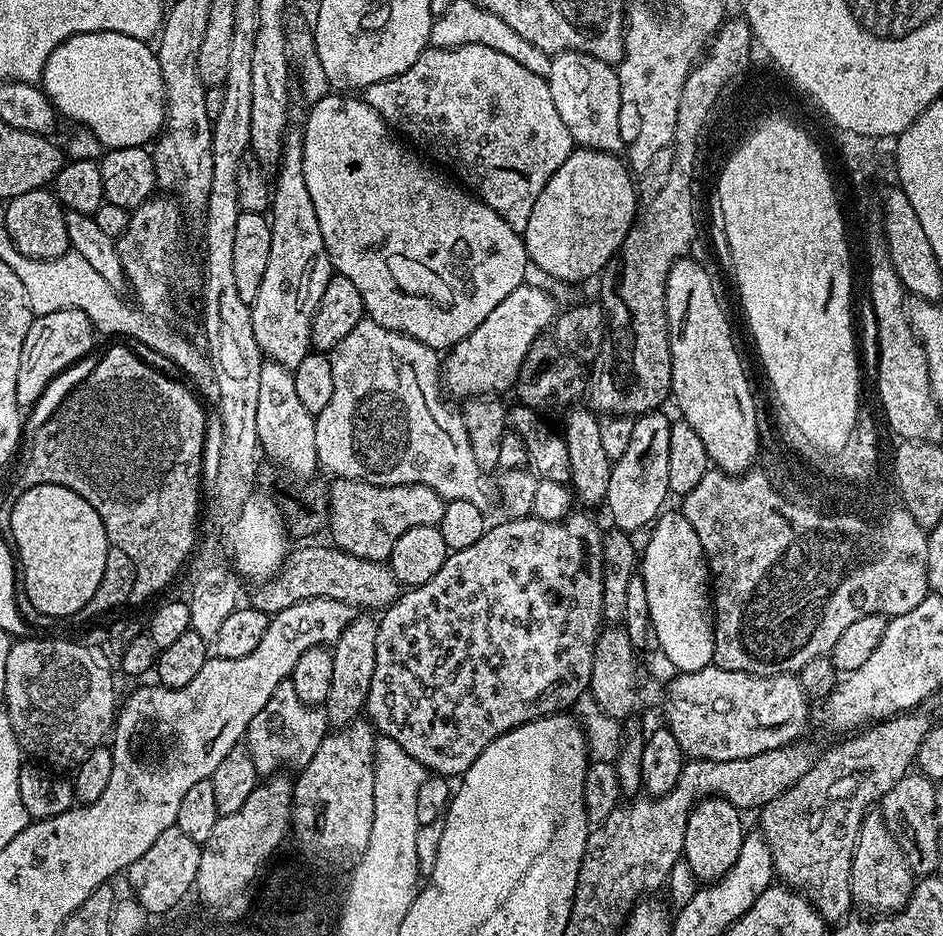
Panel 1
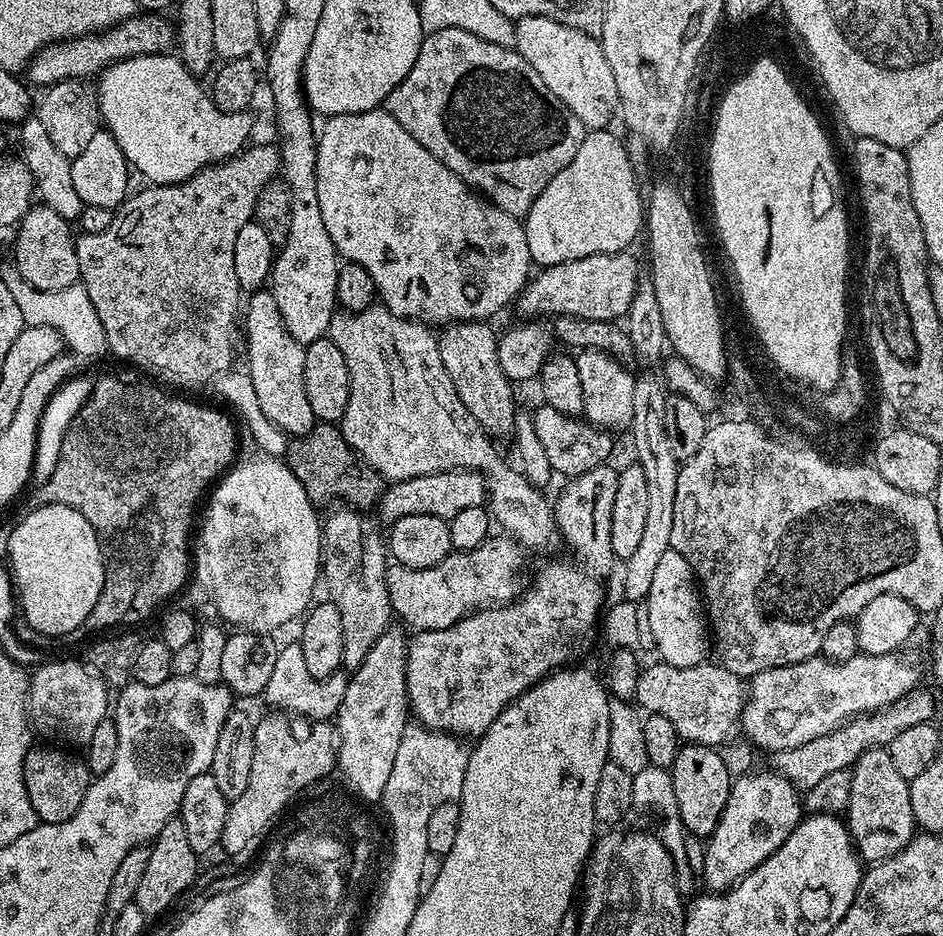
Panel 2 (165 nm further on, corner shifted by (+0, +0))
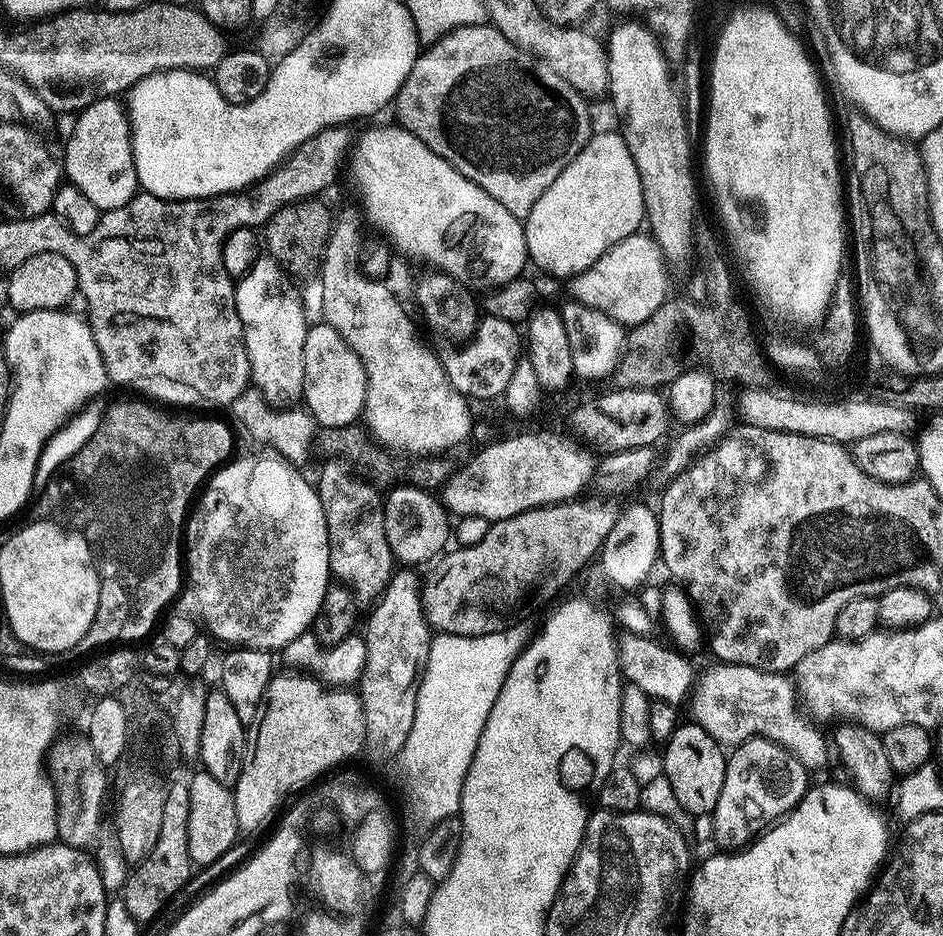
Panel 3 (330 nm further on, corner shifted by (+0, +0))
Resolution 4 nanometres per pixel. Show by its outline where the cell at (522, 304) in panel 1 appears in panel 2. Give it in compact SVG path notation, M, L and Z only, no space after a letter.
M627 251L610 254L590 254L570 262L541 267L531 277L514 301L514 308L524 318L555 318L562 315L578 319L619 321L627 317L630 302L634 302L636 283L640 281L642 269Z

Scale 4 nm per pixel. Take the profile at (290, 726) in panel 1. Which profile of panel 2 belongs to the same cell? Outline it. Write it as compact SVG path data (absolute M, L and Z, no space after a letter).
M299 642L283 645L278 659L274 661L274 670L270 673L270 682L266 682L262 700L273 704L273 709L284 714L295 714L306 720L331 721L342 706L342 698L346 698L346 686L349 677L343 671L331 672L326 678L318 678L310 674L306 667L306 657L302 655Z

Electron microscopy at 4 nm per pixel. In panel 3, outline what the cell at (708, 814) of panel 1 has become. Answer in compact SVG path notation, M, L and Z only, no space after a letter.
M695 722L681 723L672 731L672 737L663 745L664 777L669 780L673 790L673 796L681 809L685 808L692 818L698 816L711 816L718 806L718 794L720 783L726 778L726 766L728 765L725 751L716 743L716 740L705 728Z

